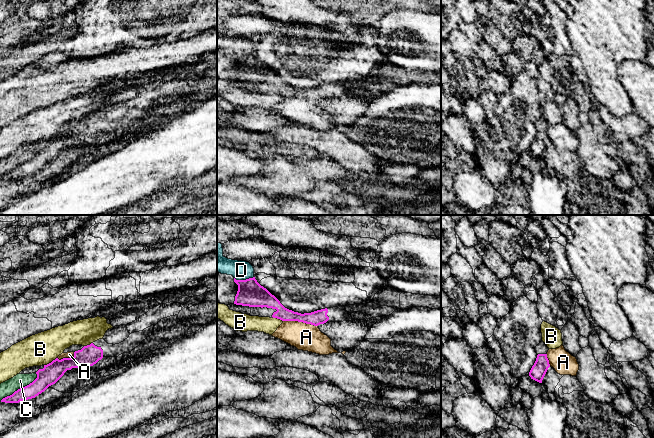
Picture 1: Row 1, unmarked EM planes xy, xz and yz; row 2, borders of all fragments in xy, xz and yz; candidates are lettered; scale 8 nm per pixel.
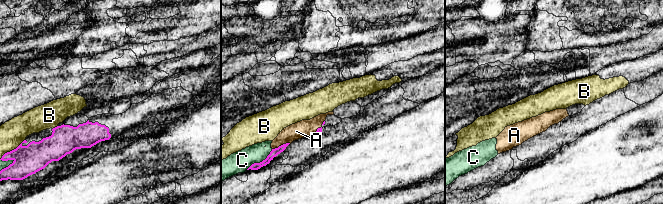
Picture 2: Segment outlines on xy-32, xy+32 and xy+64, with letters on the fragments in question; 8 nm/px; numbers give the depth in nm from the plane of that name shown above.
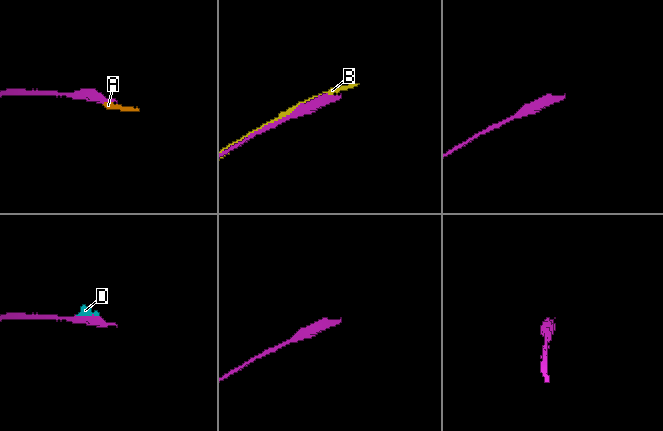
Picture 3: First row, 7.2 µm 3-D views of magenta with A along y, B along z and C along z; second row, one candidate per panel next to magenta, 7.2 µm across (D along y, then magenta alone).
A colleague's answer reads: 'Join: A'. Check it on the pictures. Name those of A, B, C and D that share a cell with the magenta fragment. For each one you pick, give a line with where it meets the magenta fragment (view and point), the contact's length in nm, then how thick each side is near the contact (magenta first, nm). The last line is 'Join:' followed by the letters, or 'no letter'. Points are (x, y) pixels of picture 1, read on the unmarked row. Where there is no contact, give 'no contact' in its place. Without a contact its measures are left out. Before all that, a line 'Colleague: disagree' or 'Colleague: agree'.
Colleague: disagree
Join: no letter

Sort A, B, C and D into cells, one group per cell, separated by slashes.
A C / B / D

